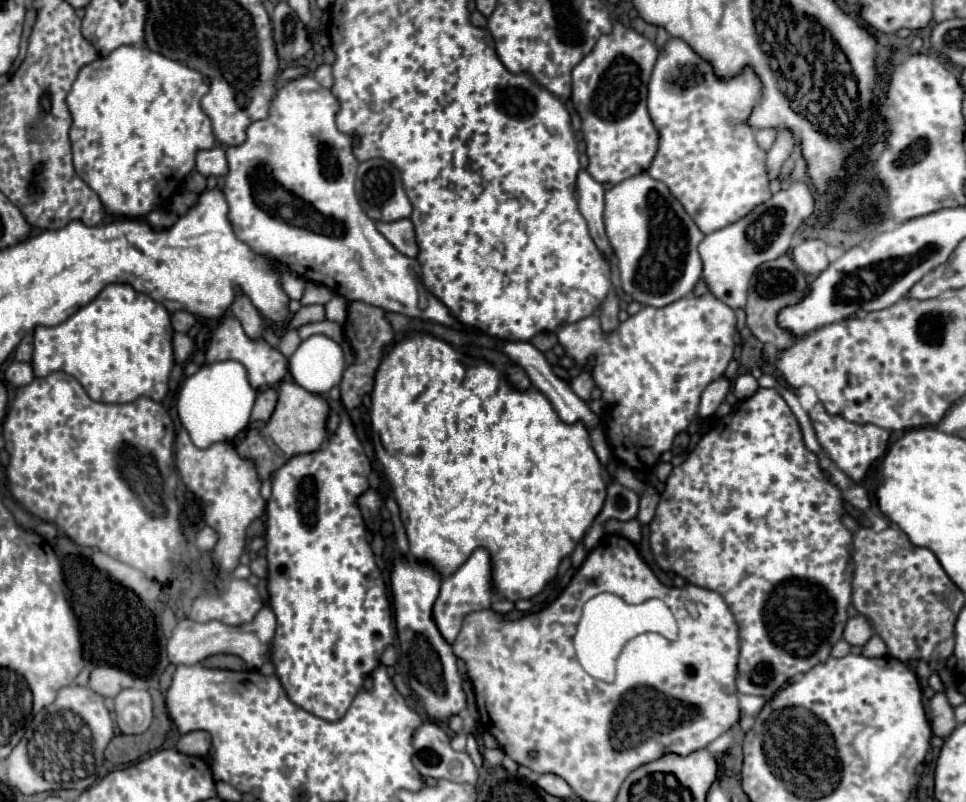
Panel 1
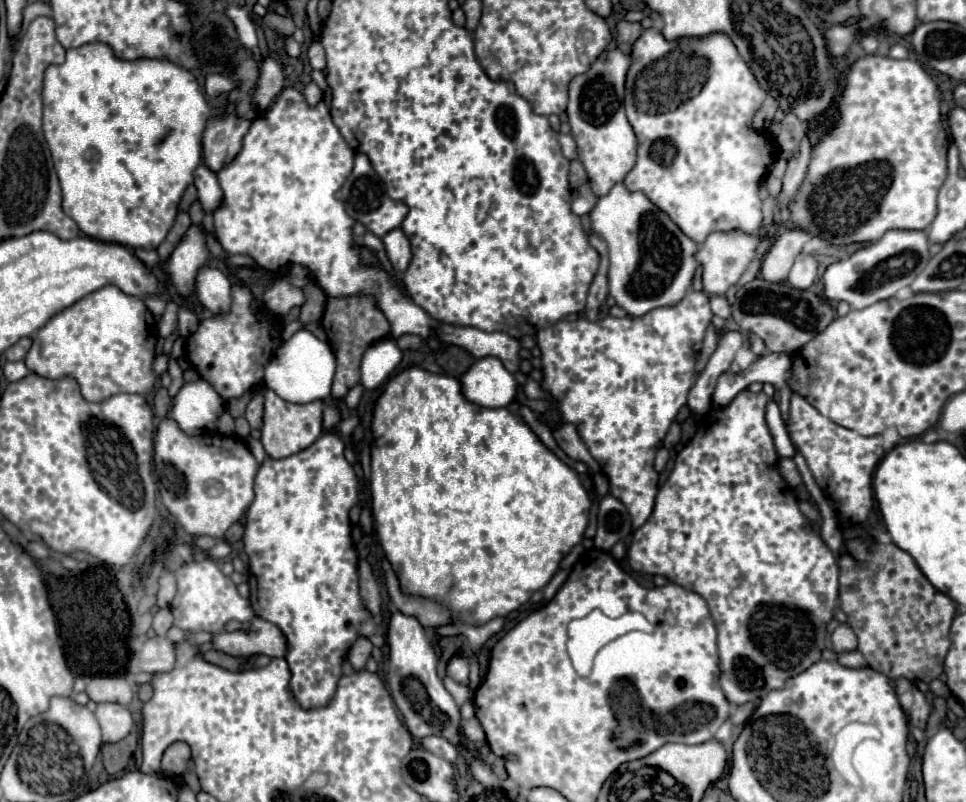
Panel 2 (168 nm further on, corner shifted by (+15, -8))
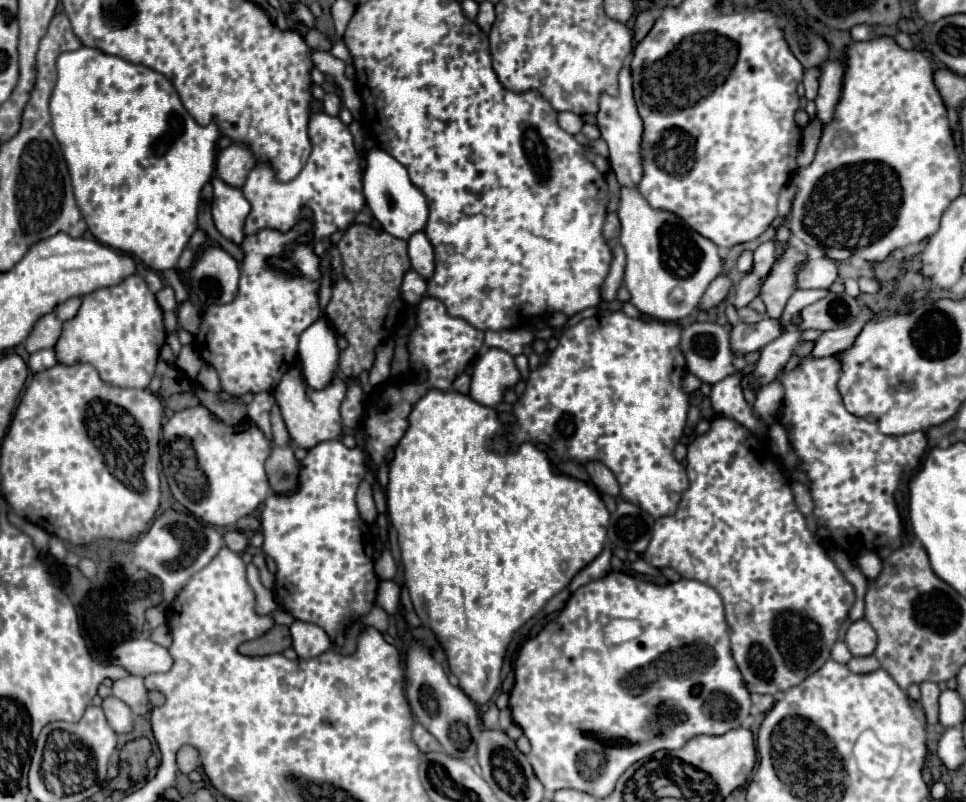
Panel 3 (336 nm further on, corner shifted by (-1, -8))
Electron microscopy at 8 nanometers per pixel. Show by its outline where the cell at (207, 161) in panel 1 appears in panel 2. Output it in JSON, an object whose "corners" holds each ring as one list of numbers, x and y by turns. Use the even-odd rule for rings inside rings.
{"corners":[[198,165,194,171,194,185,198,189,198,201,202,203,206,213,214,213,222,205,222,191,216,175,206,167]]}

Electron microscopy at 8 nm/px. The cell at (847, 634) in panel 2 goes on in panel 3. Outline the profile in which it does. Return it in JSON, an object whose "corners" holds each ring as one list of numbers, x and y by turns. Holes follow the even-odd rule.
{"corners":[[860,619,850,625,846,633,846,645,852,655,872,655,876,649,876,631,866,619]]}

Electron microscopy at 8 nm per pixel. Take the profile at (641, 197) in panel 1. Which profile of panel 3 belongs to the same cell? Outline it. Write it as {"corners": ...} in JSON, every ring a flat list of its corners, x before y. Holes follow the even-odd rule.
{"corners":[[622,189,616,213,622,225,620,245,628,259,624,285,632,295,630,301,640,313,654,319,682,321,684,317,690,317,710,281,722,273,718,247,690,229,678,215,650,207,638,189]]}

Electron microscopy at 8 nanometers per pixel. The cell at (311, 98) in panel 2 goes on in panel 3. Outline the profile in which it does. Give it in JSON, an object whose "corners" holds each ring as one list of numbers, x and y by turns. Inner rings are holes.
{"corners":[[326,93,324,99,322,99,322,103,324,103,324,111,326,111,328,115,338,115,340,97,338,97,336,93]]}

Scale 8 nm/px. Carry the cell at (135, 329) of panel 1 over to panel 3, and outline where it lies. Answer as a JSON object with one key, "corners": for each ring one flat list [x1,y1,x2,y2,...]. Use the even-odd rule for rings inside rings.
{"corners":[[130,275,114,287,104,287,84,295,76,317,64,323,54,351,56,361,62,365,92,365,100,373,100,379,104,379,108,385,124,389,148,389,164,343,166,329,162,309,156,303,154,293,146,287,144,279,140,275]]}

